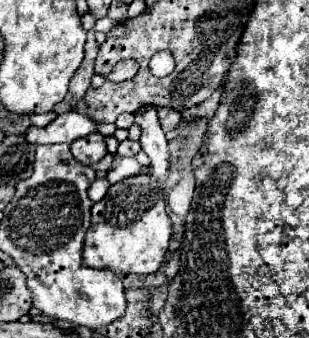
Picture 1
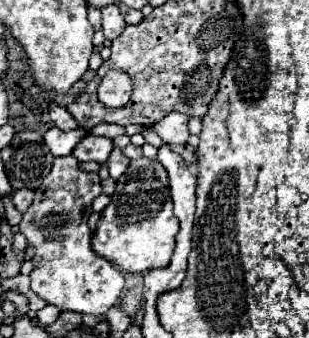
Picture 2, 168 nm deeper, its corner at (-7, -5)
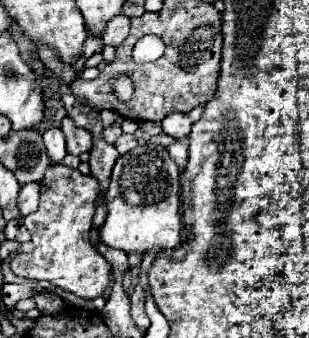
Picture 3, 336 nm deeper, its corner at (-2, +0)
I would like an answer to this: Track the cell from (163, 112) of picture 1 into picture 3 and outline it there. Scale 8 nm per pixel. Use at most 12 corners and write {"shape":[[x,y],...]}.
{"shape":[[172,112],[162,128],[172,138],[186,138],[192,128],[188,114]]}

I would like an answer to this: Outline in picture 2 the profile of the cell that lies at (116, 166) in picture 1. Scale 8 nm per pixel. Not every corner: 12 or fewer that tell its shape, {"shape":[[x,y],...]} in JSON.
{"shape":[[113,149],[107,161],[109,175],[119,179],[129,165],[121,149]]}

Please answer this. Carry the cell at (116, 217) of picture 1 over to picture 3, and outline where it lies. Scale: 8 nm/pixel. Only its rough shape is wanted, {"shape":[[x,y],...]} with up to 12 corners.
{"shape":[[158,146],[114,164],[102,242],[182,244],[180,172]]}

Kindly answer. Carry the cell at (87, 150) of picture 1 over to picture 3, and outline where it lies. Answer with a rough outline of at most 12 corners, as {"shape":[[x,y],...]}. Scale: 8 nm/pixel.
{"shape":[[68,116],[62,120],[68,154],[90,152],[92,134]]}

